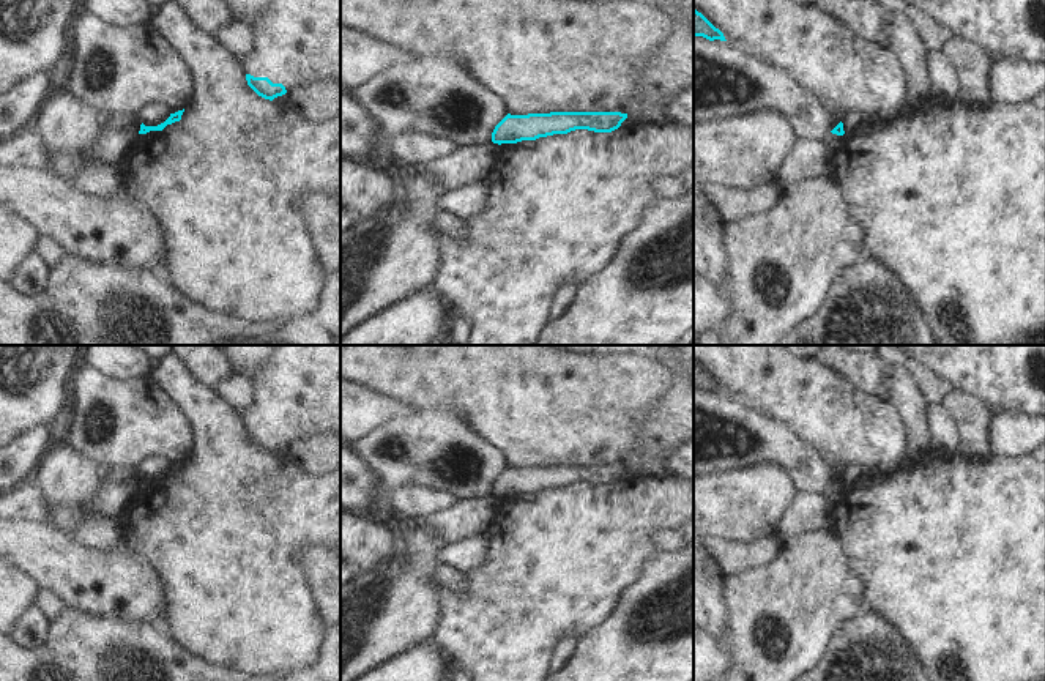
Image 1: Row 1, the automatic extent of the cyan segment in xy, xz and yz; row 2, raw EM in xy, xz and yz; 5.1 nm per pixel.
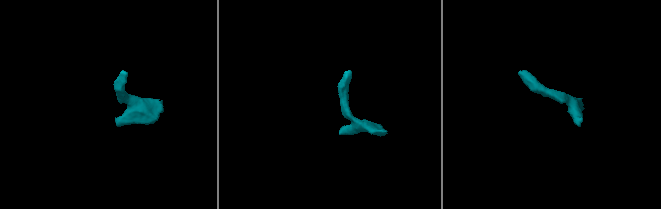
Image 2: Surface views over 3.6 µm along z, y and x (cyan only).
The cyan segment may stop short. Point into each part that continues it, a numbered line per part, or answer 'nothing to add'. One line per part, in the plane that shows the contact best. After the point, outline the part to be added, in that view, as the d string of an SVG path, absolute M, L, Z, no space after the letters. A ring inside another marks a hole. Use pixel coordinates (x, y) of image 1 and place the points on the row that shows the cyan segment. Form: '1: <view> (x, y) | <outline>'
1: xy (290, 46) | M340 0L287 11L271 6L251 32L254 46L241 60L244 74L268 77L287 91L312 76L340 87Z

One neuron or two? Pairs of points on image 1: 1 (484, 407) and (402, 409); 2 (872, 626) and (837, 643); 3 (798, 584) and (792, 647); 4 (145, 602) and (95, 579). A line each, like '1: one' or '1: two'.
1: two
2: one
3: one
4: one

